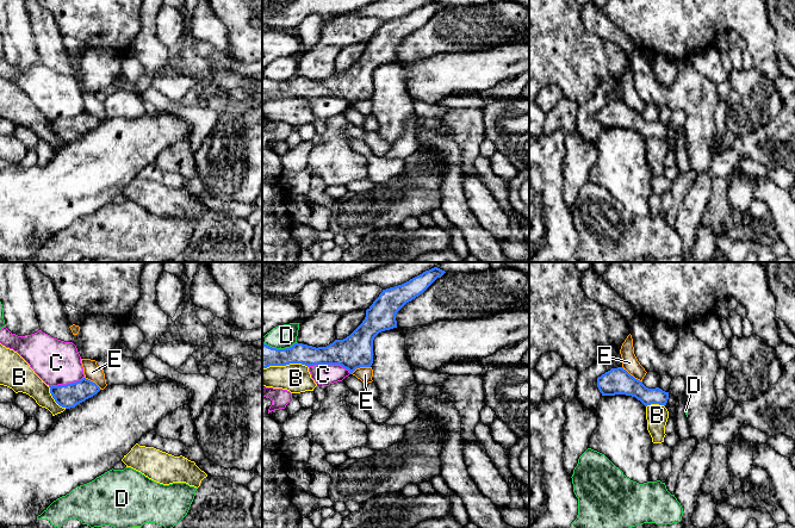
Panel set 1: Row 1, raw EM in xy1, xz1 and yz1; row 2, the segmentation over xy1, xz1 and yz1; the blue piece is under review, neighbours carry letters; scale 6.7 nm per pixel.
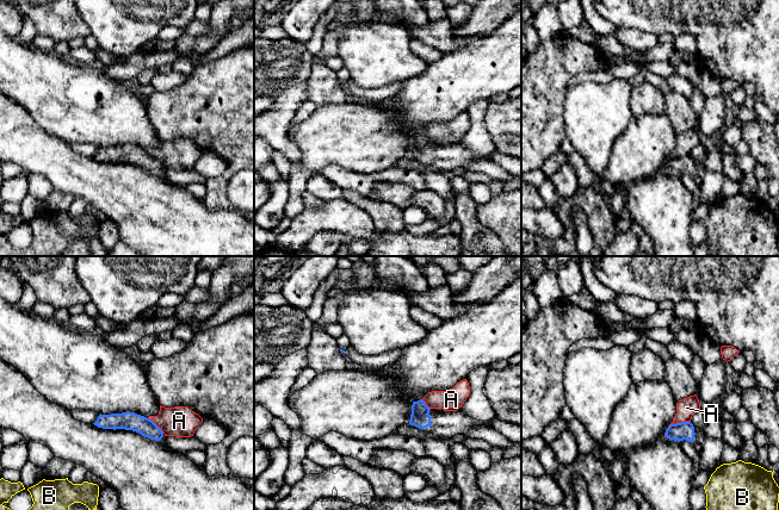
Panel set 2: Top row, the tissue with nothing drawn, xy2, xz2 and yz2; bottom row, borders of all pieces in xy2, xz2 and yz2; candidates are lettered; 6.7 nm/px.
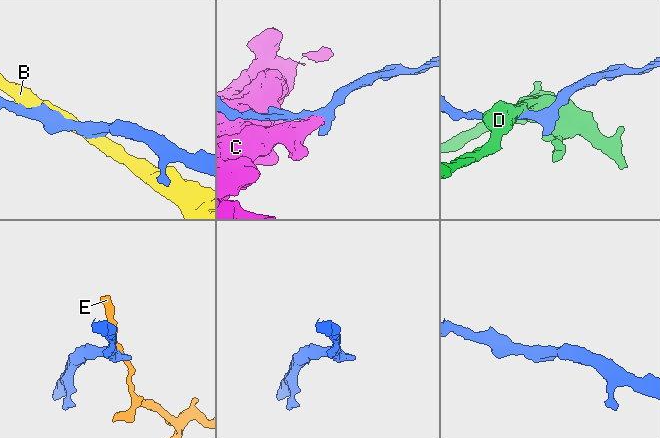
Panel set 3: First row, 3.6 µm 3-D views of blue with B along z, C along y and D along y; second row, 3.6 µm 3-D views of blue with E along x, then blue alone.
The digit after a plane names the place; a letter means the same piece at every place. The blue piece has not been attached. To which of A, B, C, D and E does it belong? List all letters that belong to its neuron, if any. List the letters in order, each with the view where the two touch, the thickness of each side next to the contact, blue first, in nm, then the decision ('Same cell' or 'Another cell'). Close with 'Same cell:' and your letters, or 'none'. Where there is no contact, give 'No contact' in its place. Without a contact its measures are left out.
A: Touches blue in yz2. Thickness 130 nm (blue) against 140 nm. Another cell
B: Touches blue in xz1. Thickness 160 nm (blue) against 200 nm. Another cell
C: Touches blue in xz1. Thickness 220 nm (blue) against 140 nm. Another cell
D: Touches blue in xz1. Thickness 160 nm (blue) against 160 nm. Another cell
E: Touches blue in yz1. Thickness 180 nm (blue) against 110 nm. Another cell
Same cell: none

